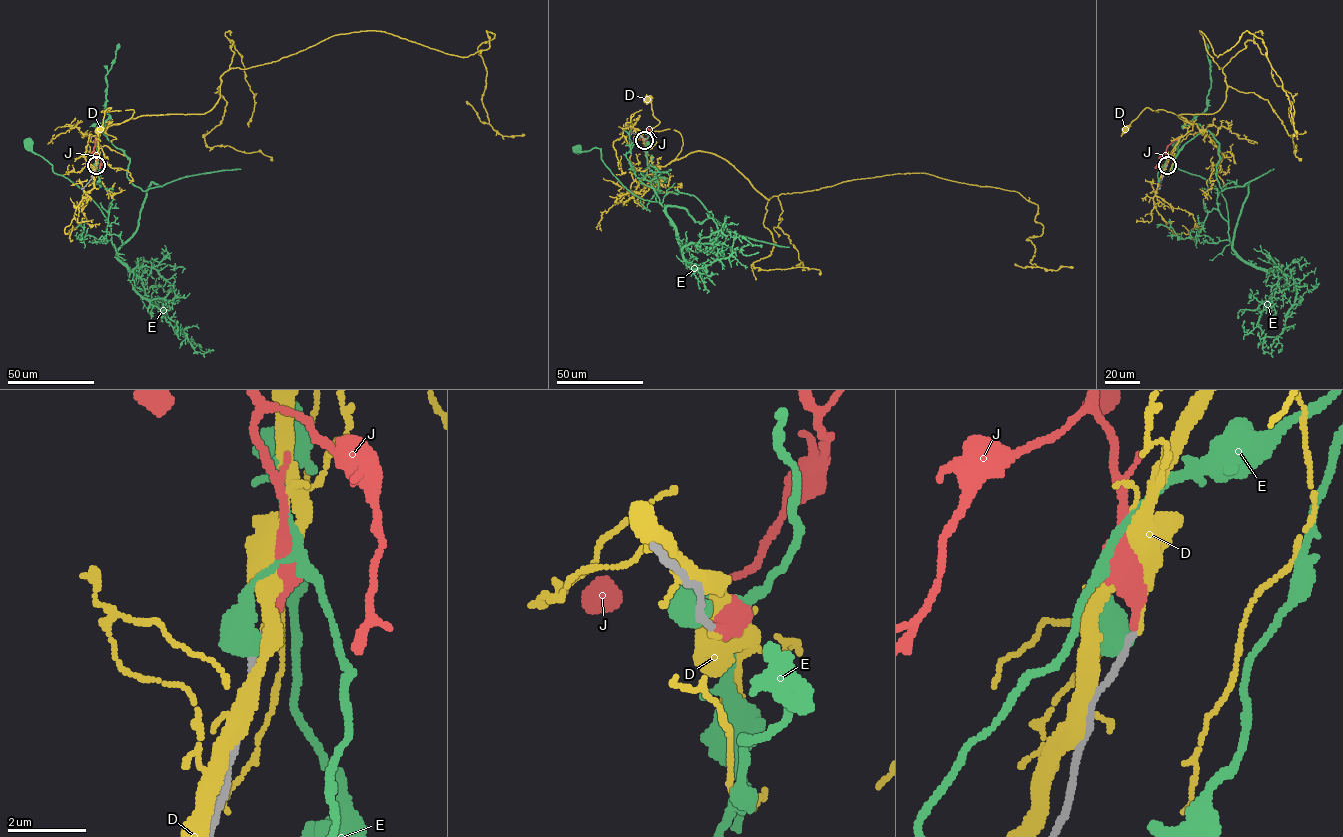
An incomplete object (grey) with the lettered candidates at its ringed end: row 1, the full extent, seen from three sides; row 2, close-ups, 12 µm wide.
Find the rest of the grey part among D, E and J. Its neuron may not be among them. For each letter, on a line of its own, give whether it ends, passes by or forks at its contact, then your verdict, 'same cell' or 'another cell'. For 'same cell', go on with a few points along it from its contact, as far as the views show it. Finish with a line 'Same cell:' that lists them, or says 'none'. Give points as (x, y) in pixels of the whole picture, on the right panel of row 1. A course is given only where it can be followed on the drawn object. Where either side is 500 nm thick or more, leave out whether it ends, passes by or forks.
D: it ends; another cell
E: another cell
J: it ends; same cell; course (1167, 165), (1166, 147), (1181, 136)
Same cell: J

